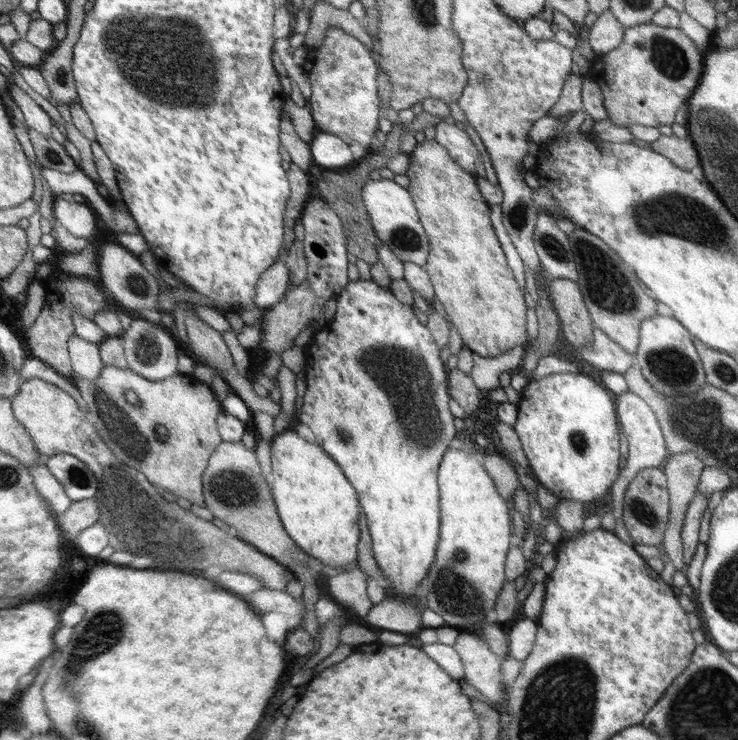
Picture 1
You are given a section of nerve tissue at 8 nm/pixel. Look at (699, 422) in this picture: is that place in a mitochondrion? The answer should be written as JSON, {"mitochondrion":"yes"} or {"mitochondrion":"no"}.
{"mitochondrion":"yes"}

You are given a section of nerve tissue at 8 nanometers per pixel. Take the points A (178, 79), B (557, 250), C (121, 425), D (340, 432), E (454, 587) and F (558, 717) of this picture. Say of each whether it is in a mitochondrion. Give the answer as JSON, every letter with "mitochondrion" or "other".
{"A":"mitochondrion","B":"mitochondrion","C":"mitochondrion","D":"mitochondrion","E":"mitochondrion","F":"mitochondrion"}

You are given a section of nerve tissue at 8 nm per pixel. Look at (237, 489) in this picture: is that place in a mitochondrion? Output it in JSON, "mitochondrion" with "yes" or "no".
{"mitochondrion":"yes"}

